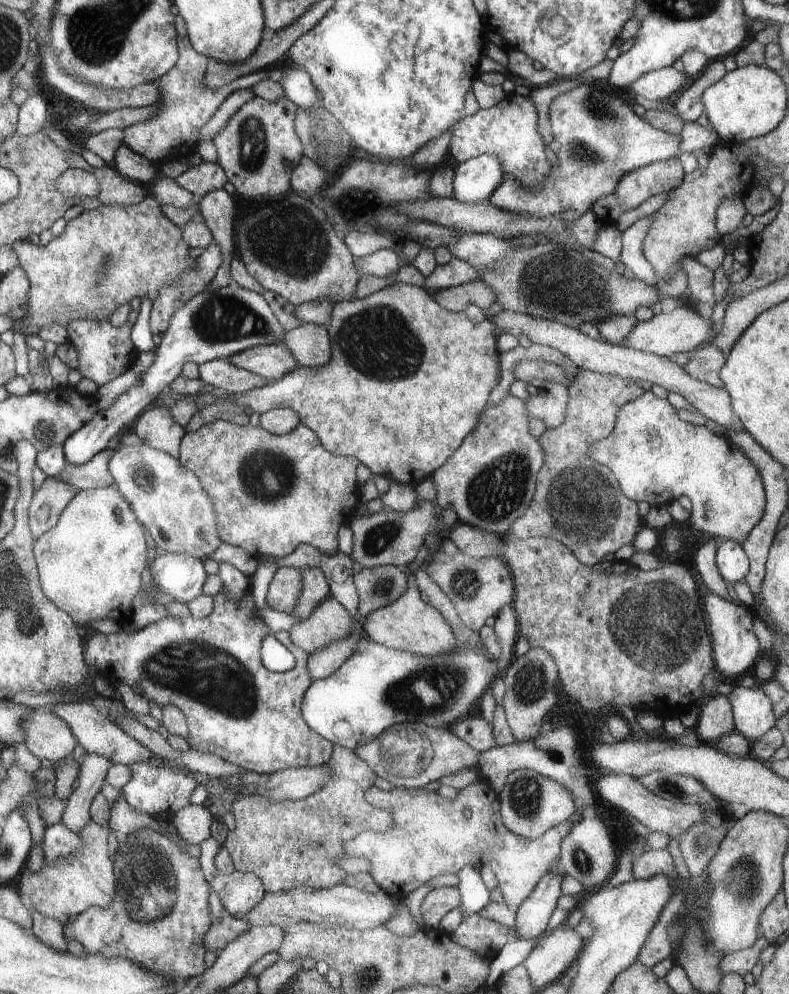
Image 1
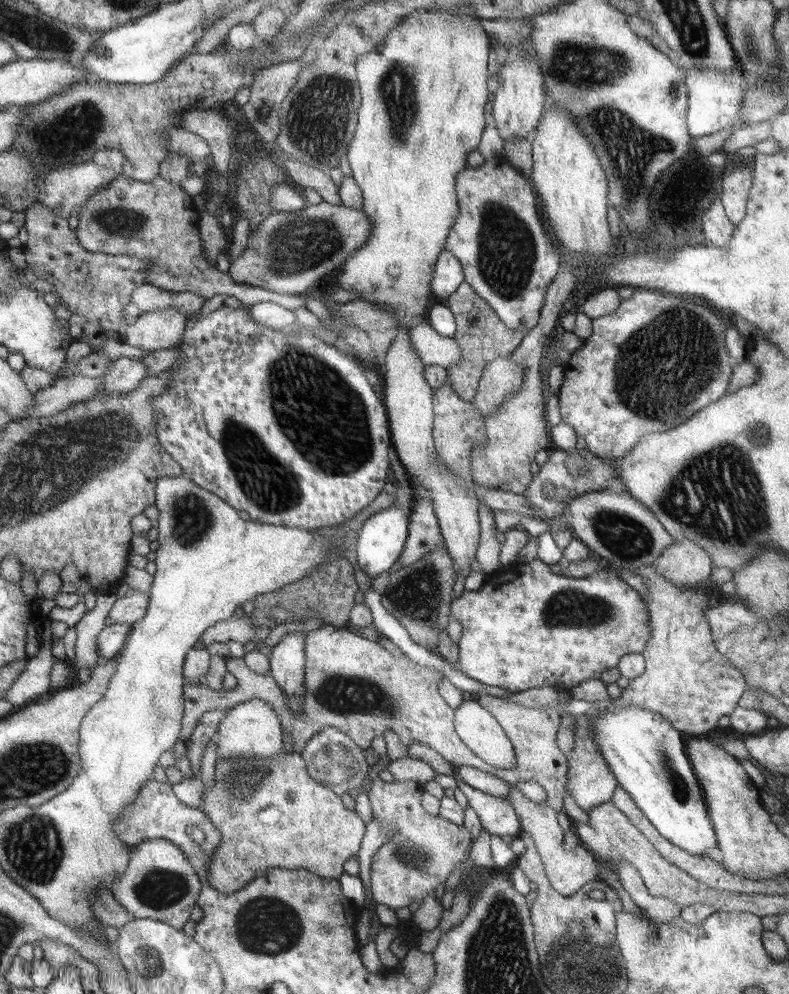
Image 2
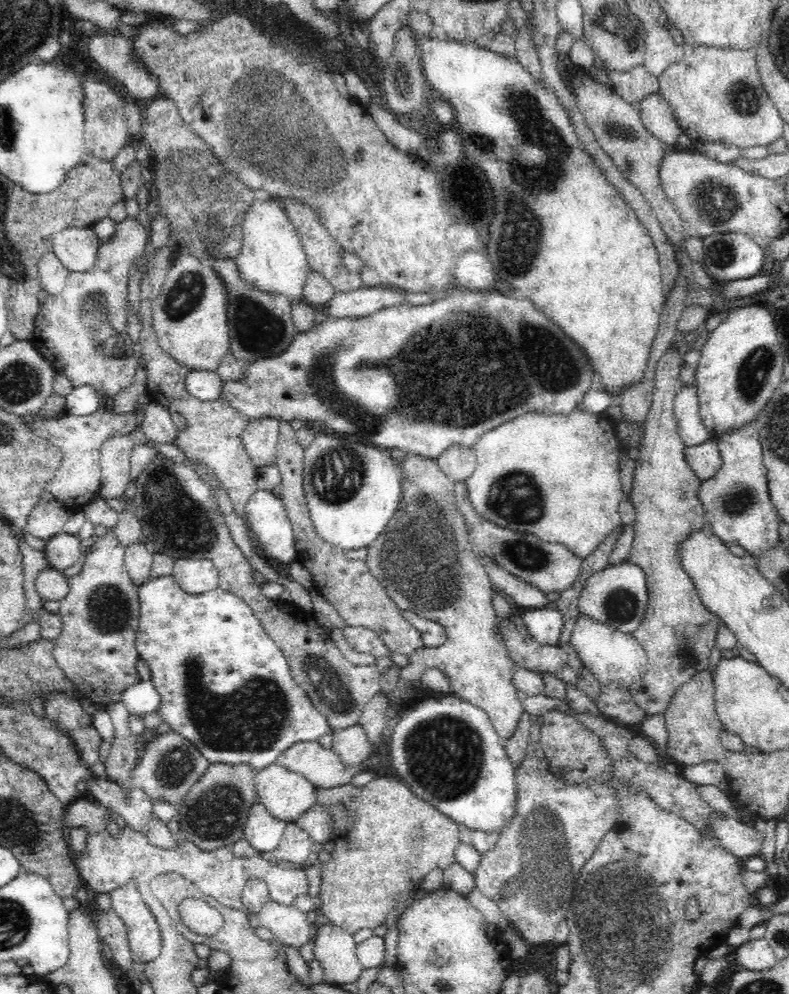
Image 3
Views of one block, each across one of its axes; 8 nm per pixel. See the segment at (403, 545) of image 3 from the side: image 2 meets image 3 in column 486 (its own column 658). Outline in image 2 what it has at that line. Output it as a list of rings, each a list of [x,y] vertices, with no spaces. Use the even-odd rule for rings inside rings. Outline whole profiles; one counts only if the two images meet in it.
[[[653,564],[635,570],[635,574],[639,574],[643,578],[643,584],[649,590],[649,596],[643,596],[643,600],[645,600],[647,614],[649,614],[651,636],[645,644],[645,652],[641,652],[645,658],[645,672],[641,676],[629,680],[629,686],[623,690],[621,698],[617,698],[617,700],[619,700],[619,704],[633,704],[637,708],[661,714],[677,732],[701,736],[701,734],[707,734],[707,730],[715,728],[717,720],[721,716],[733,714],[733,710],[739,706],[743,692],[747,692],[747,684],[745,684],[743,674],[737,668],[733,668],[729,664],[729,660],[723,654],[719,654],[713,646],[711,630],[703,616],[703,612],[707,610],[709,596],[705,596],[693,588],[673,586],[657,572],[659,570]]]

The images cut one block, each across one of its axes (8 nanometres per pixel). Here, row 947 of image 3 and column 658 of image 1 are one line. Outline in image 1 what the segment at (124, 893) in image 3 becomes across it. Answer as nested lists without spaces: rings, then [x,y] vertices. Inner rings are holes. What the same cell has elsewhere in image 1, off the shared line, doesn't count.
[[[577,84],[573,90],[551,100],[549,122],[553,142],[559,150],[553,152],[557,162],[549,168],[547,176],[535,188],[527,188],[519,180],[507,176],[487,198],[489,204],[535,218],[561,216],[565,212],[575,212],[581,218],[585,212],[595,210],[595,202],[599,198],[611,196],[625,174],[655,162],[677,158],[683,142],[679,134],[667,134],[649,126],[643,118],[635,116],[633,108],[629,108],[621,98],[603,94],[601,90],[585,84]]]

